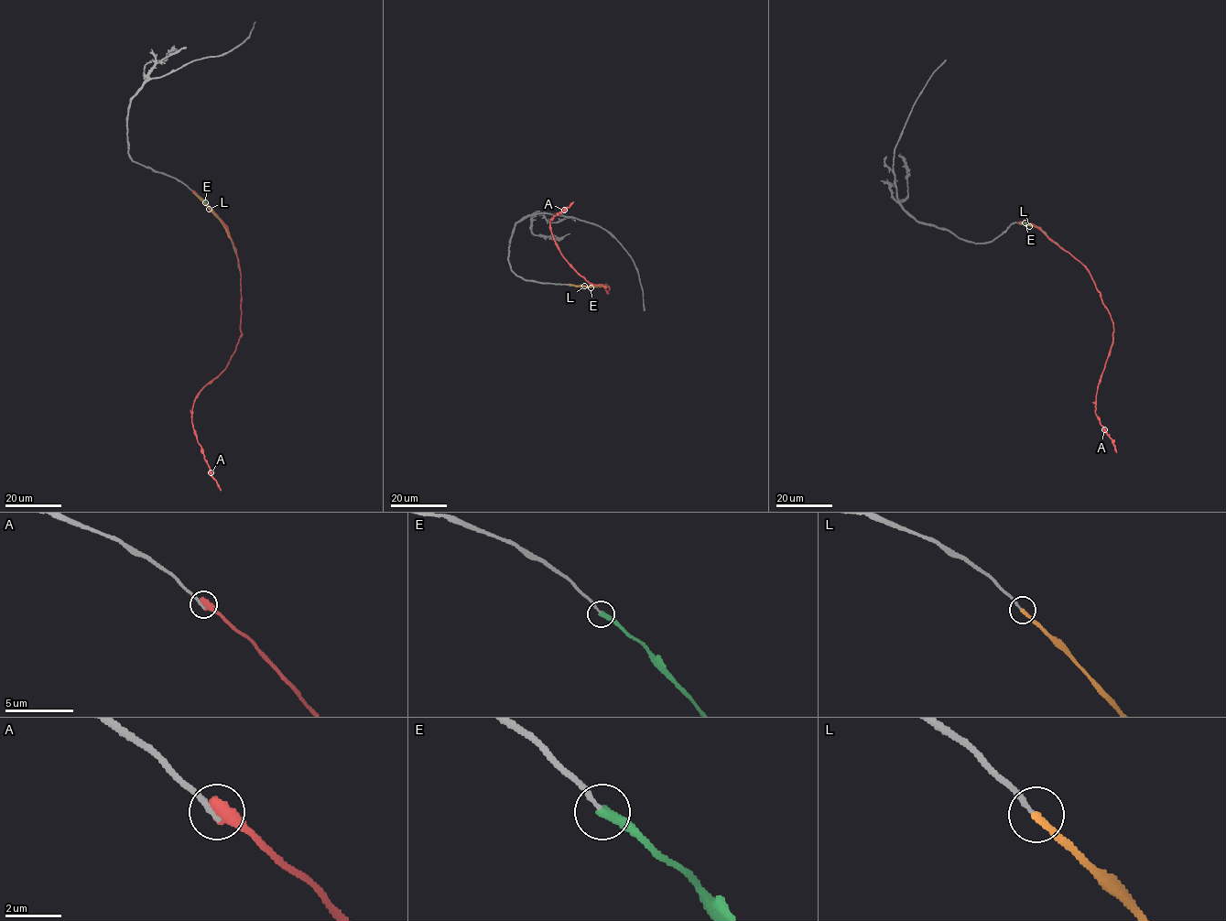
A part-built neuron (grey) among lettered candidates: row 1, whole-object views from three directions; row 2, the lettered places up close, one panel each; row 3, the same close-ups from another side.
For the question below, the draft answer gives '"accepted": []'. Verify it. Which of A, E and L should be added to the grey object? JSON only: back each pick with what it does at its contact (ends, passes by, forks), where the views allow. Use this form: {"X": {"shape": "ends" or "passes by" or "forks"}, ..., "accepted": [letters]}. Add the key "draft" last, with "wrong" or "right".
{"E": {"shape": "ends"}, "accepted": ["E"], "draft": "wrong"}

